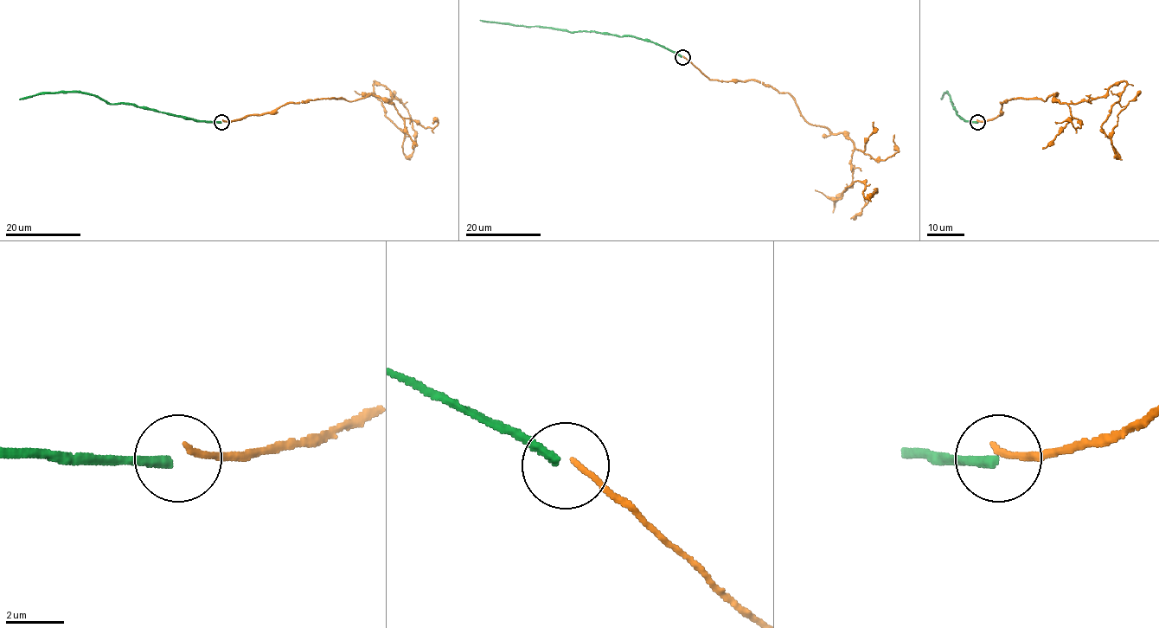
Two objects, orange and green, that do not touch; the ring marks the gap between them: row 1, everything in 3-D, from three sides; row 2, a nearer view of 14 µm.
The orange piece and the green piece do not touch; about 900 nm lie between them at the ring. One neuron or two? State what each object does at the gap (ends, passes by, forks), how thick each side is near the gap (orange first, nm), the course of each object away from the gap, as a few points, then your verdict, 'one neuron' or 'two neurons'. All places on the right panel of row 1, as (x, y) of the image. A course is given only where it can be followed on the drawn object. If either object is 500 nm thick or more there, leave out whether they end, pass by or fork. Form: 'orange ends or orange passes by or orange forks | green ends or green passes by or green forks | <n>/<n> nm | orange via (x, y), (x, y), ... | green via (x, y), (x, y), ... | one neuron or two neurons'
orange ends | green ends | 240/300 nm | orange via (978, 121), (1013, 99), (1072, 104), (1124, 80), (1101, 127), (1118, 155), (1112, 130), (1140, 90) | green via (976, 122), (964, 121), (957, 113), (947, 92), (941, 99) | two neurons

